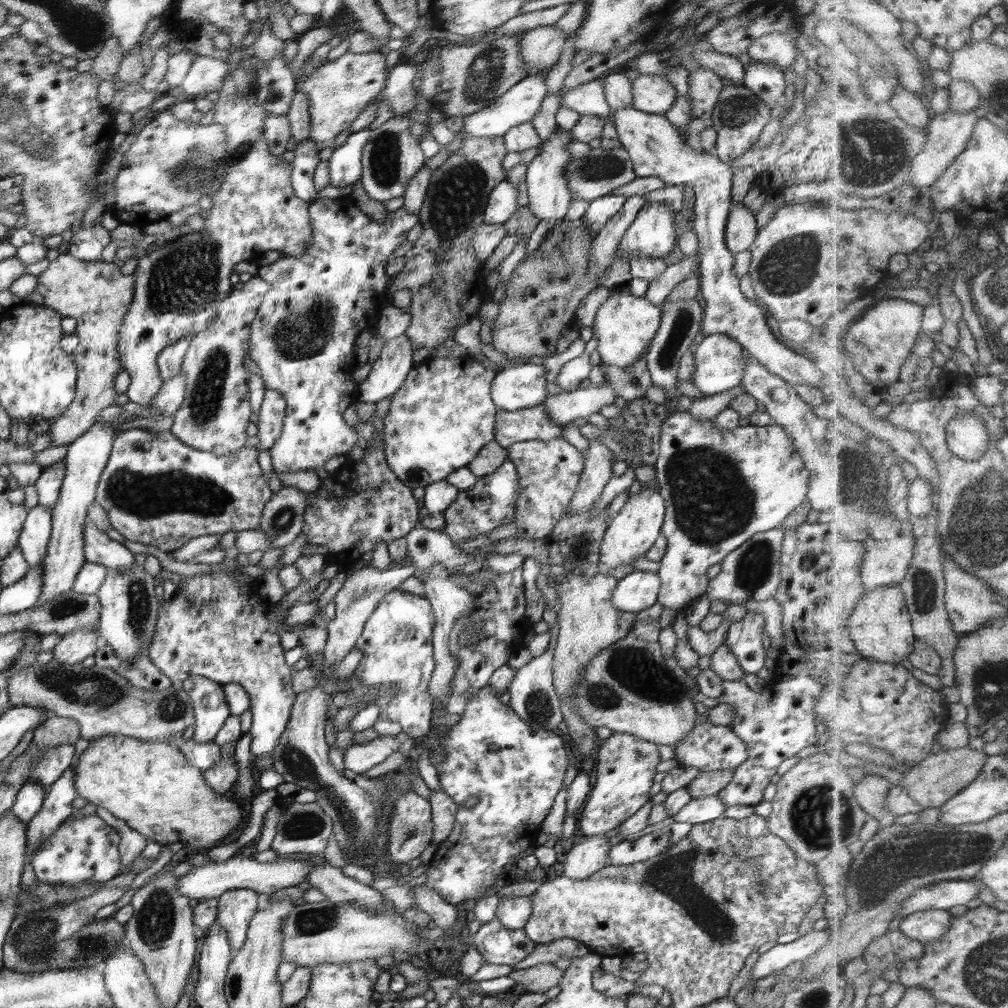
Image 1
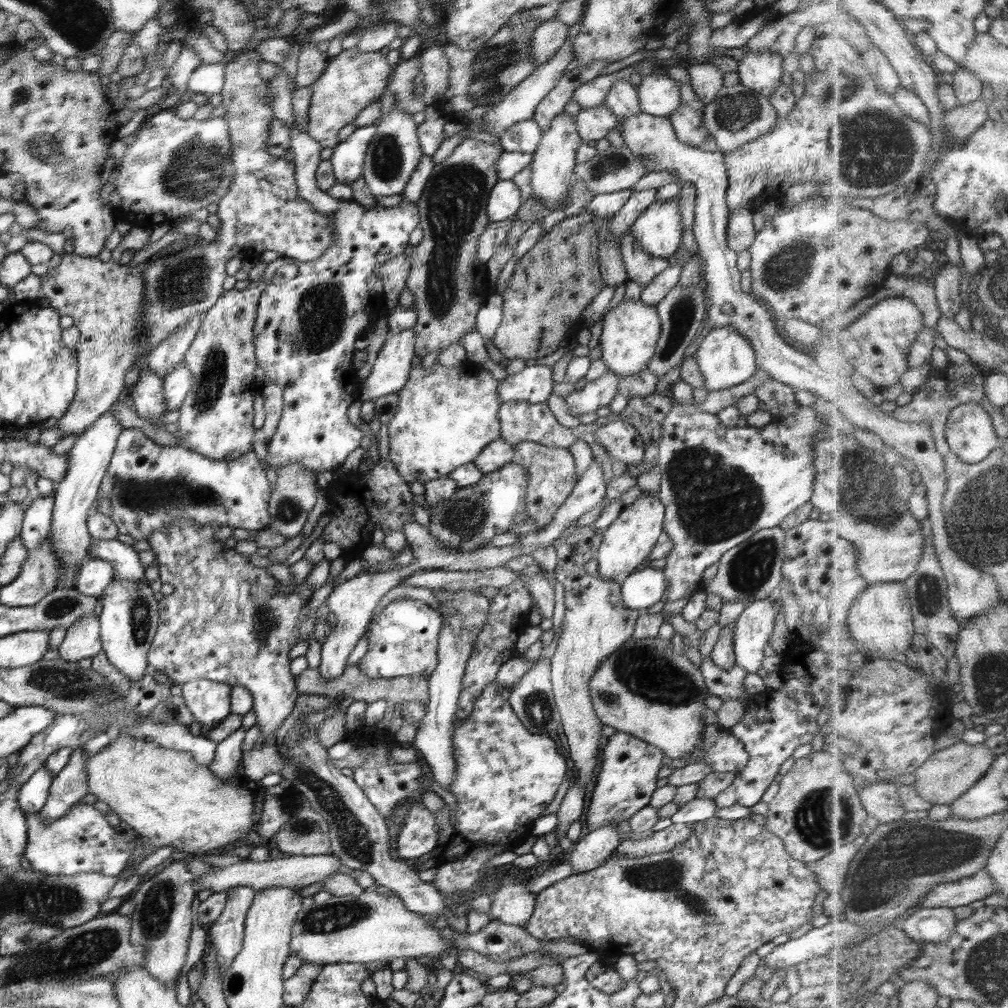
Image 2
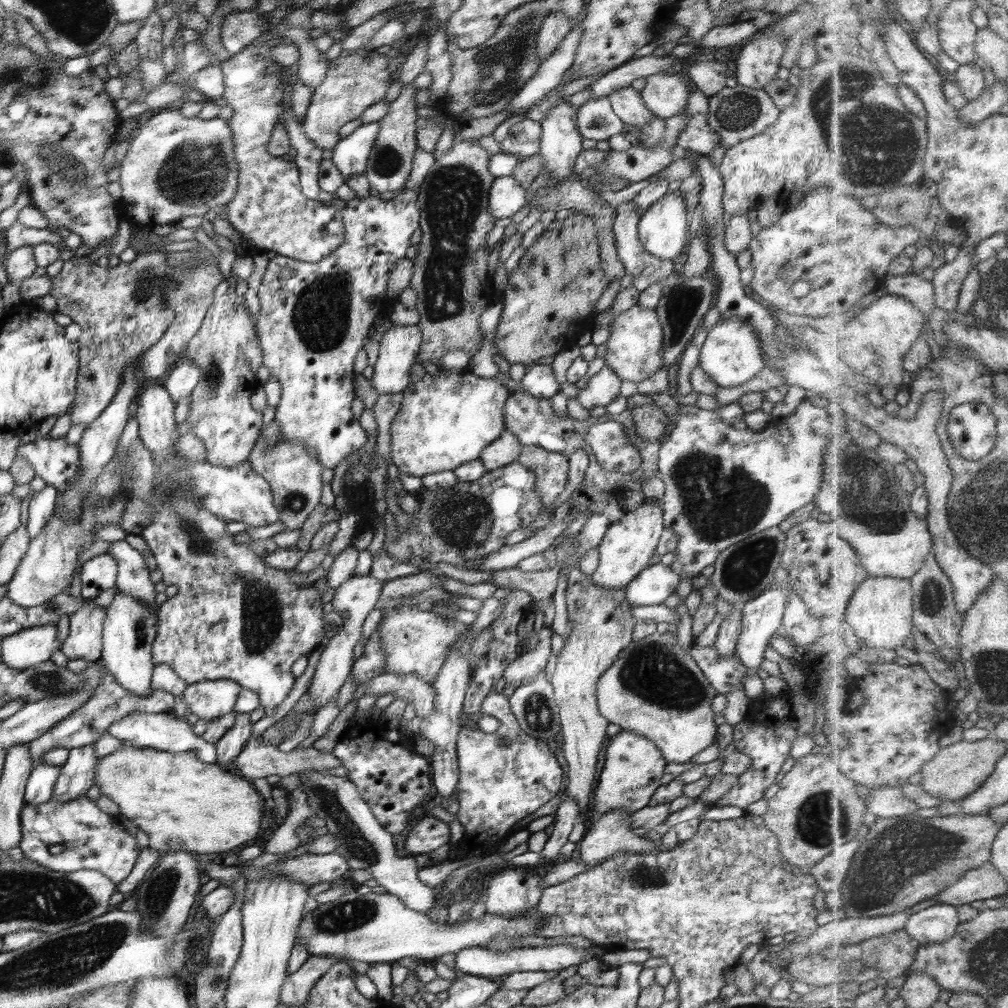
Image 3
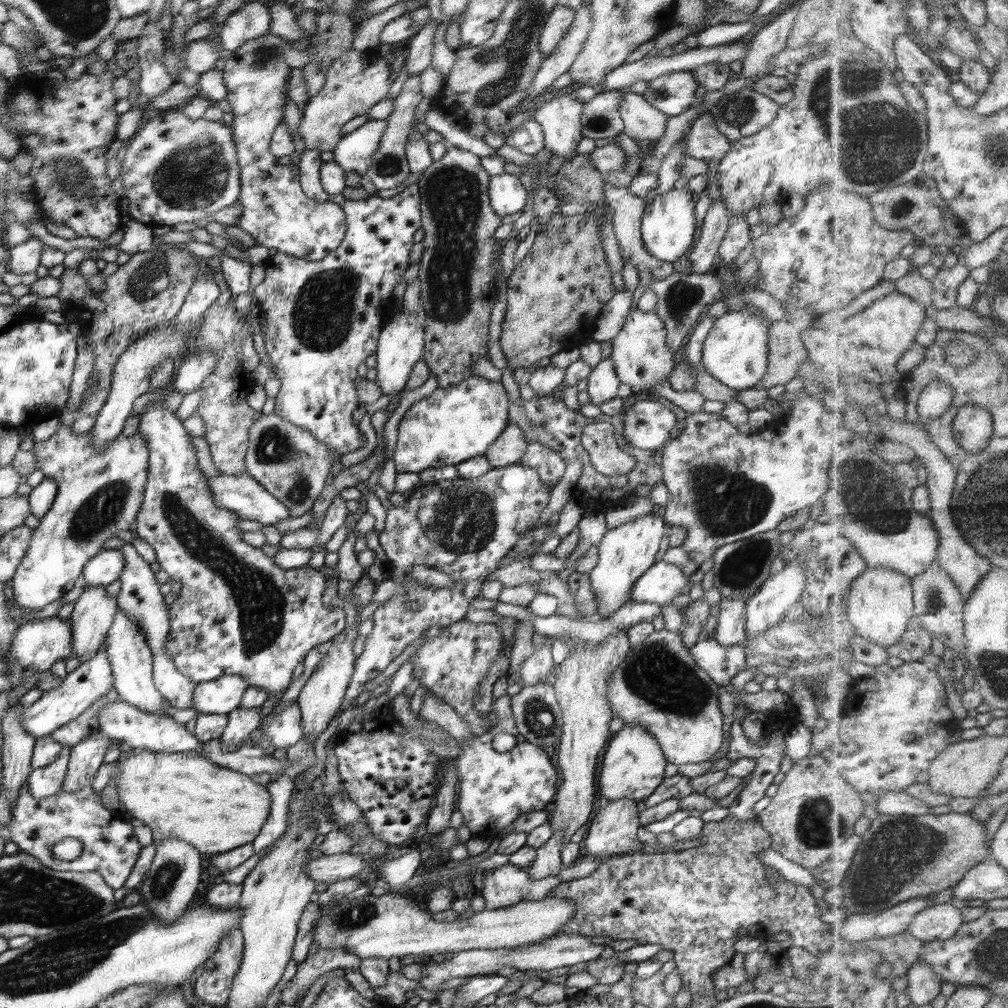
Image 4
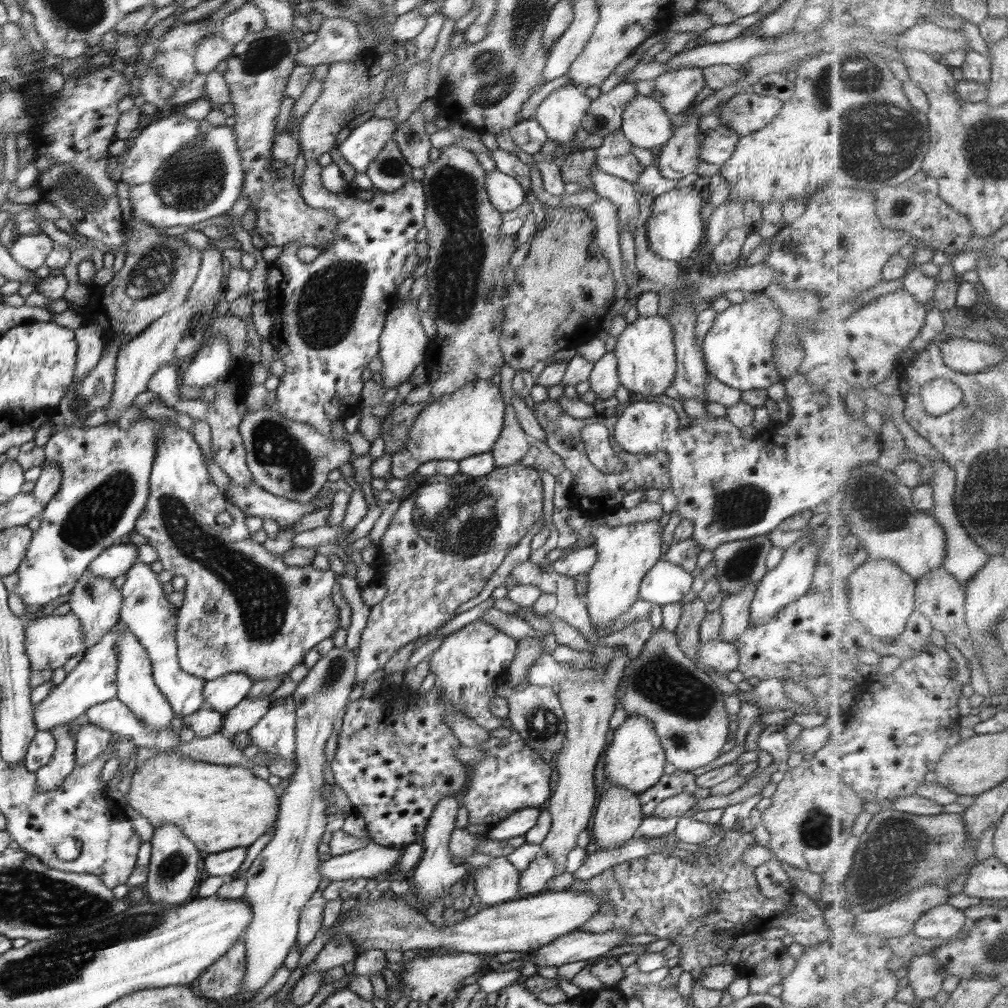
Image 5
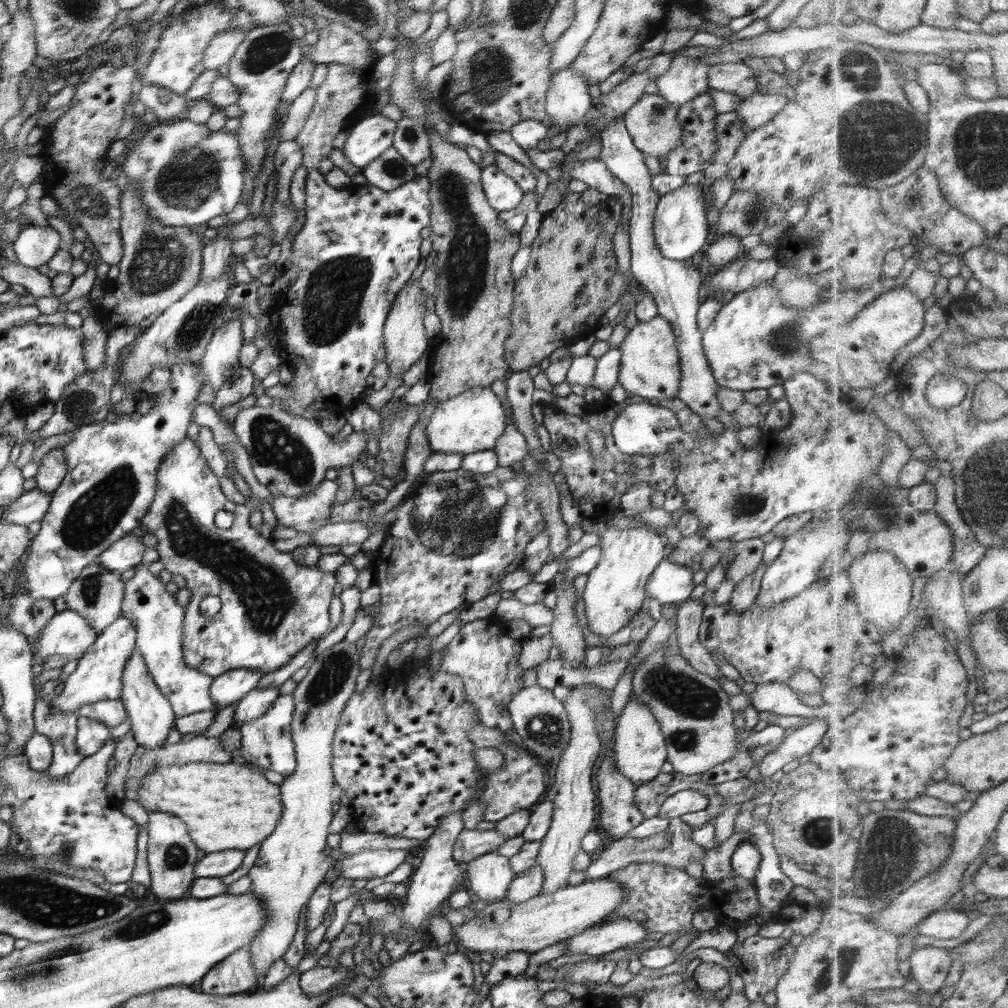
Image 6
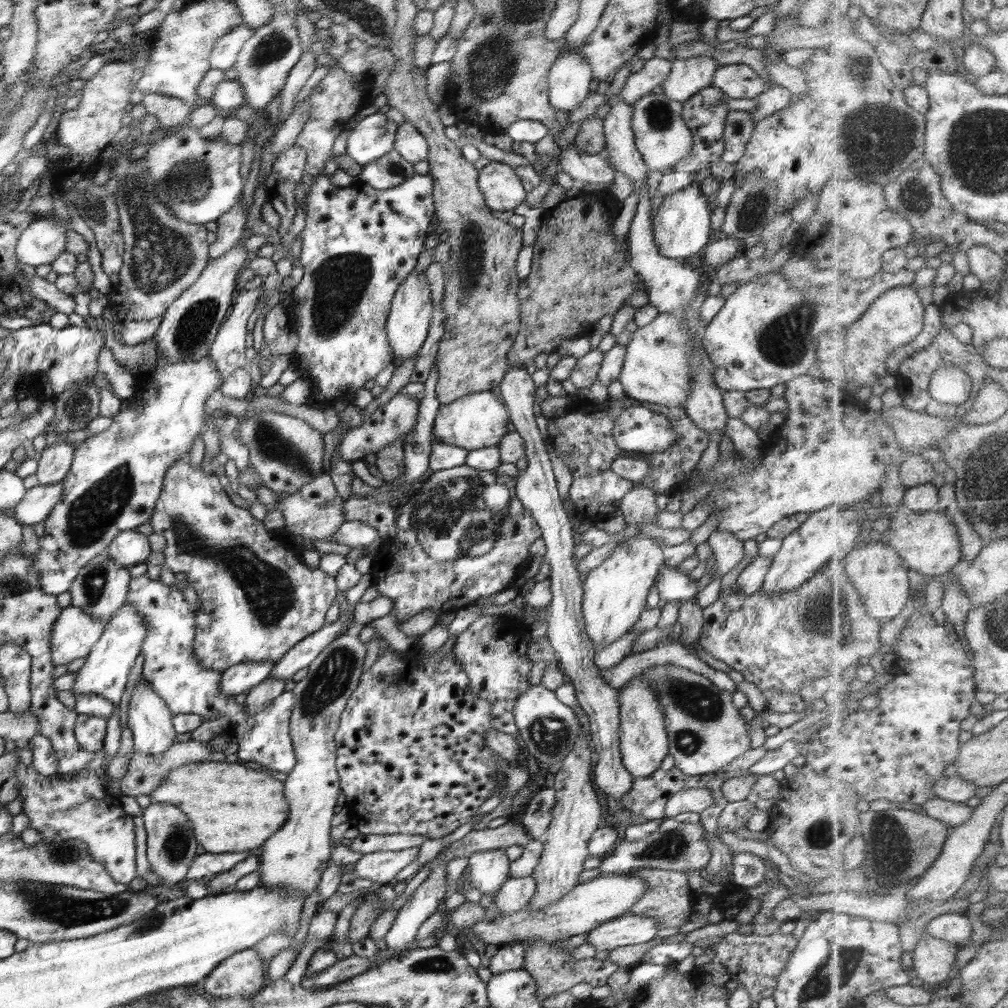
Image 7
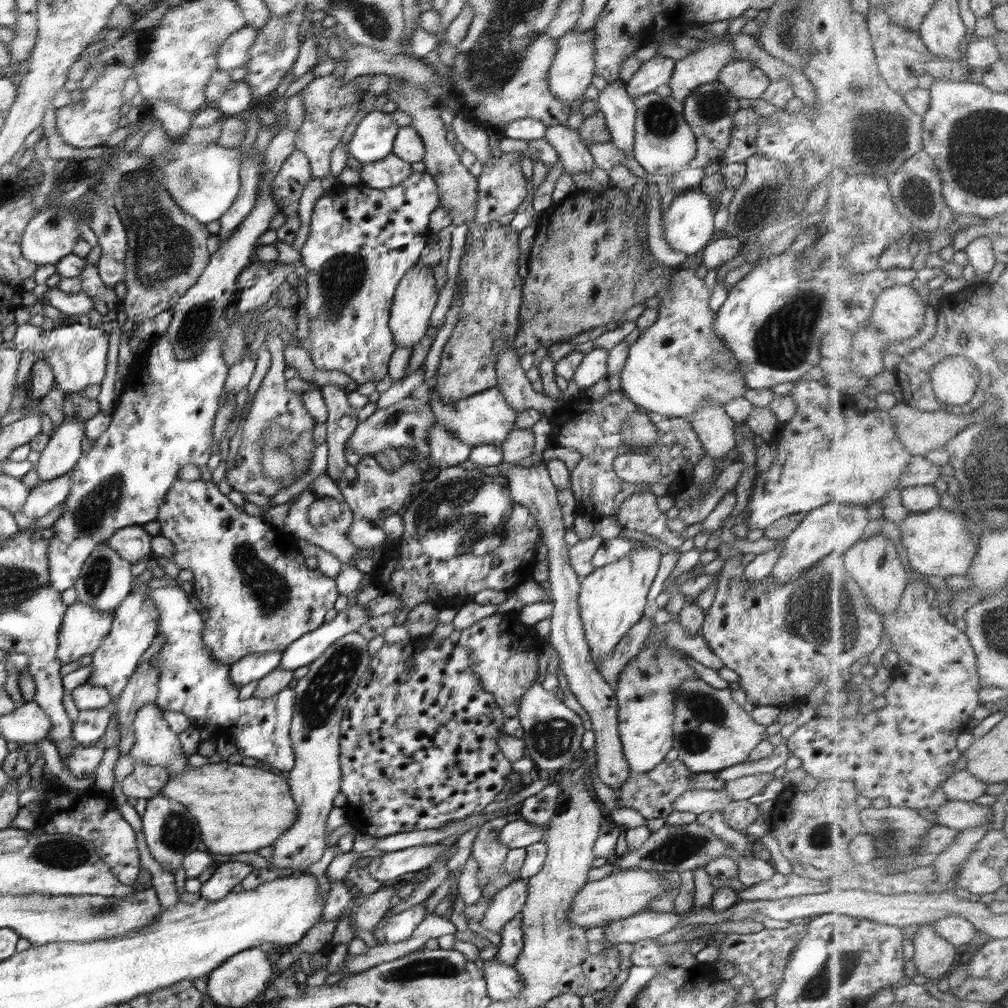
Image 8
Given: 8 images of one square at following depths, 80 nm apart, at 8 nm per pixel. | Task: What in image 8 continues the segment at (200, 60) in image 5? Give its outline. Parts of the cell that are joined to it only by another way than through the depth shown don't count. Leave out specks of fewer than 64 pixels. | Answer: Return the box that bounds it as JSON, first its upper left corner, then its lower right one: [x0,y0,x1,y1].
[215,27,257,72]

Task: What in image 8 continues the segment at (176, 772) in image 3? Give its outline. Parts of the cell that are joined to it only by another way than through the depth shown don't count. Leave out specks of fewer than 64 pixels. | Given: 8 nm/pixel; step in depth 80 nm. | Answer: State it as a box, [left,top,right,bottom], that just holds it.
[160,759,297,854]

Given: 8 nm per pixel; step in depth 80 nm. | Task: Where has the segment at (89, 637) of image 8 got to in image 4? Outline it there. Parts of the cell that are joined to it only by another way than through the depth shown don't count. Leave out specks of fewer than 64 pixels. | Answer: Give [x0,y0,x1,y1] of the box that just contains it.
[9,617,73,670]

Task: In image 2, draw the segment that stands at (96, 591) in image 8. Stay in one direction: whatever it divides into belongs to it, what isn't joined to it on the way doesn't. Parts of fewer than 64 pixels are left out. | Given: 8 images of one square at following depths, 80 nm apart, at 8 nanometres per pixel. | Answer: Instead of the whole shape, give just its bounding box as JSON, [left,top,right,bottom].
[58,613,101,663]

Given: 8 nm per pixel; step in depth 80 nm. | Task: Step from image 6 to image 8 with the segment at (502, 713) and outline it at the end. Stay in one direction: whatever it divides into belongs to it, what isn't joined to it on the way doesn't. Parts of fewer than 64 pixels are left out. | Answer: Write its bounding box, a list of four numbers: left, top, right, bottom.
[458,612,542,739]

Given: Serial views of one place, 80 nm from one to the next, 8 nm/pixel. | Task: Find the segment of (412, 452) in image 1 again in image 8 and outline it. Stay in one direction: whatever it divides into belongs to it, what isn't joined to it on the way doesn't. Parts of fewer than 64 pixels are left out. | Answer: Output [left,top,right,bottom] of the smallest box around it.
[429,386,517,447]

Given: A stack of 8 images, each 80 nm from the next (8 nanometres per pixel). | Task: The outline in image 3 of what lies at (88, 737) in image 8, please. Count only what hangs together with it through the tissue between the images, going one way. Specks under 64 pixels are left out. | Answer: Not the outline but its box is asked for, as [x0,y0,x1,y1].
[50,745,100,803]

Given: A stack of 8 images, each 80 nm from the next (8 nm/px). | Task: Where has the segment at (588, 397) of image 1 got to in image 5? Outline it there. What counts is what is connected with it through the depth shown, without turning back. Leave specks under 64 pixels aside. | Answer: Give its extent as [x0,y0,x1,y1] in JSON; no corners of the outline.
[590,351,620,398]

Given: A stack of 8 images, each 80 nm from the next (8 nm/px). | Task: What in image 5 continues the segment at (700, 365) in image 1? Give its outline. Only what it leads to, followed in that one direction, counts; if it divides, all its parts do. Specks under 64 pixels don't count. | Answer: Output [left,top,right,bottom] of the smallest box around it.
[701,291,783,391]

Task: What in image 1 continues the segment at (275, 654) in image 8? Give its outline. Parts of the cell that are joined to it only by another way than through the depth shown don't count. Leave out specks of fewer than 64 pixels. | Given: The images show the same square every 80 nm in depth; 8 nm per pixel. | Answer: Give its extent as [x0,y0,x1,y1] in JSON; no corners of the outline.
[183,676,231,744]

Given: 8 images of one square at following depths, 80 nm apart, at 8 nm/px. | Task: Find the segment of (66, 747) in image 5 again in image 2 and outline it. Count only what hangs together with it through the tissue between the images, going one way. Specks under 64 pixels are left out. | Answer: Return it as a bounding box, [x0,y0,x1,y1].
[18,767,53,813]

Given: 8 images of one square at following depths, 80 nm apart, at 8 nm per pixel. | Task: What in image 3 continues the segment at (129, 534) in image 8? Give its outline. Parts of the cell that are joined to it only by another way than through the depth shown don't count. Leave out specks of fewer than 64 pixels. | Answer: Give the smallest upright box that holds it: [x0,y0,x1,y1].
[79,553,118,598]

